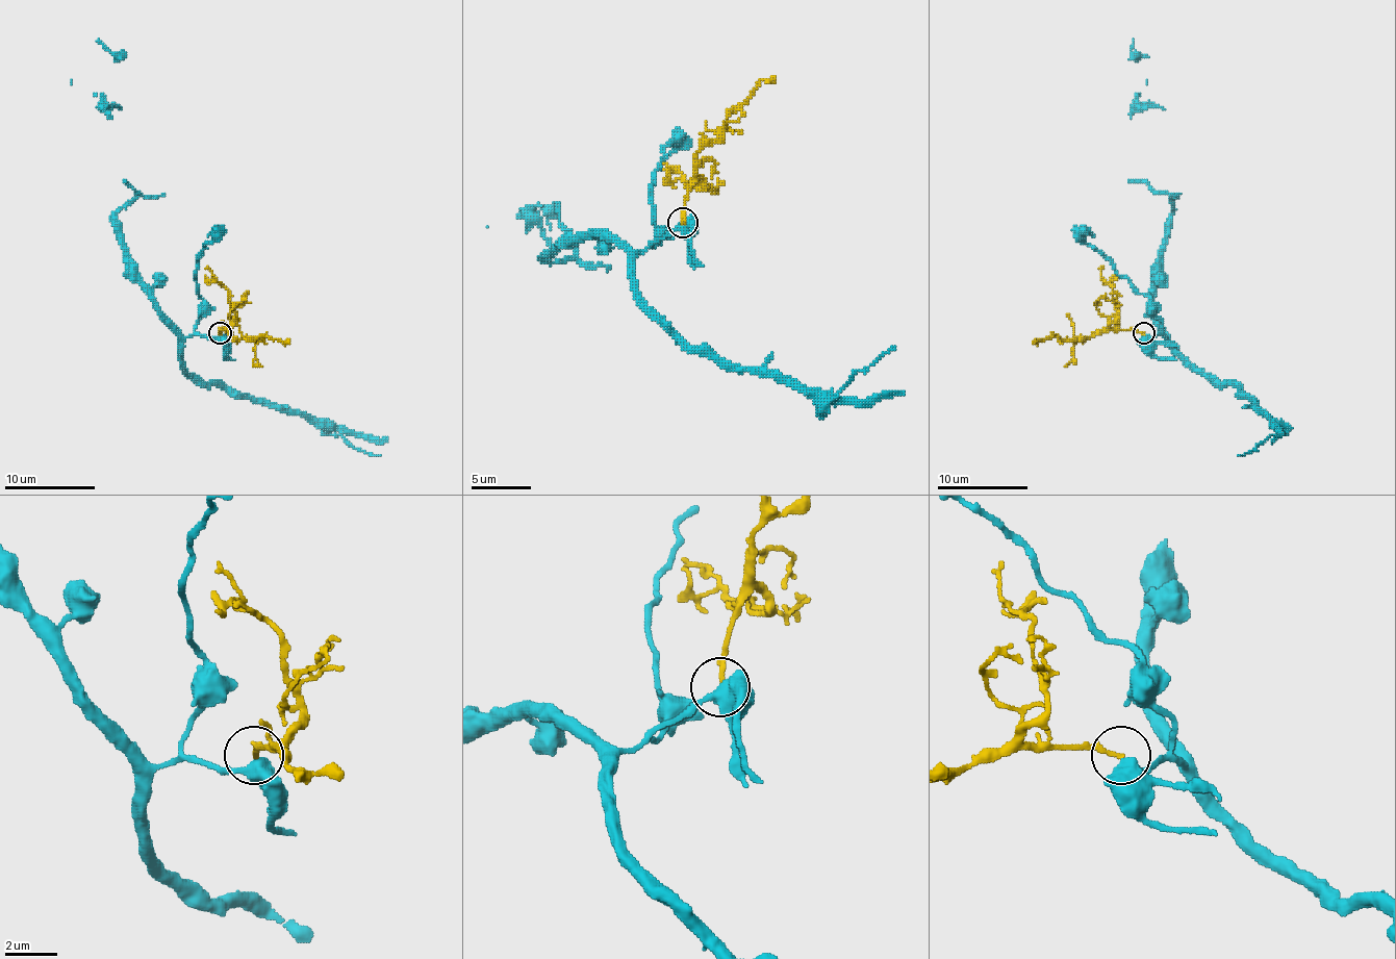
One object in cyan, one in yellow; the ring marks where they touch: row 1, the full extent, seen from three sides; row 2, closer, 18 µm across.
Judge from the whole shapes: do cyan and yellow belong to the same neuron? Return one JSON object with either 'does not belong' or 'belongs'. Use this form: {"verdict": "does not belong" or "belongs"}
{"verdict": "does not belong"}

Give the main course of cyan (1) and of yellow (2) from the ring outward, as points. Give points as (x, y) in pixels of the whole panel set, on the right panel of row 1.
1: (1144, 334), (1165, 336), (1153, 313), (1153, 263), (1163, 252), (1173, 200), (1131, 179), (1133, 39)
2: (1144, 332), (1123, 330), (1092, 334), (1085, 338), (1037, 338), (1033, 344)

